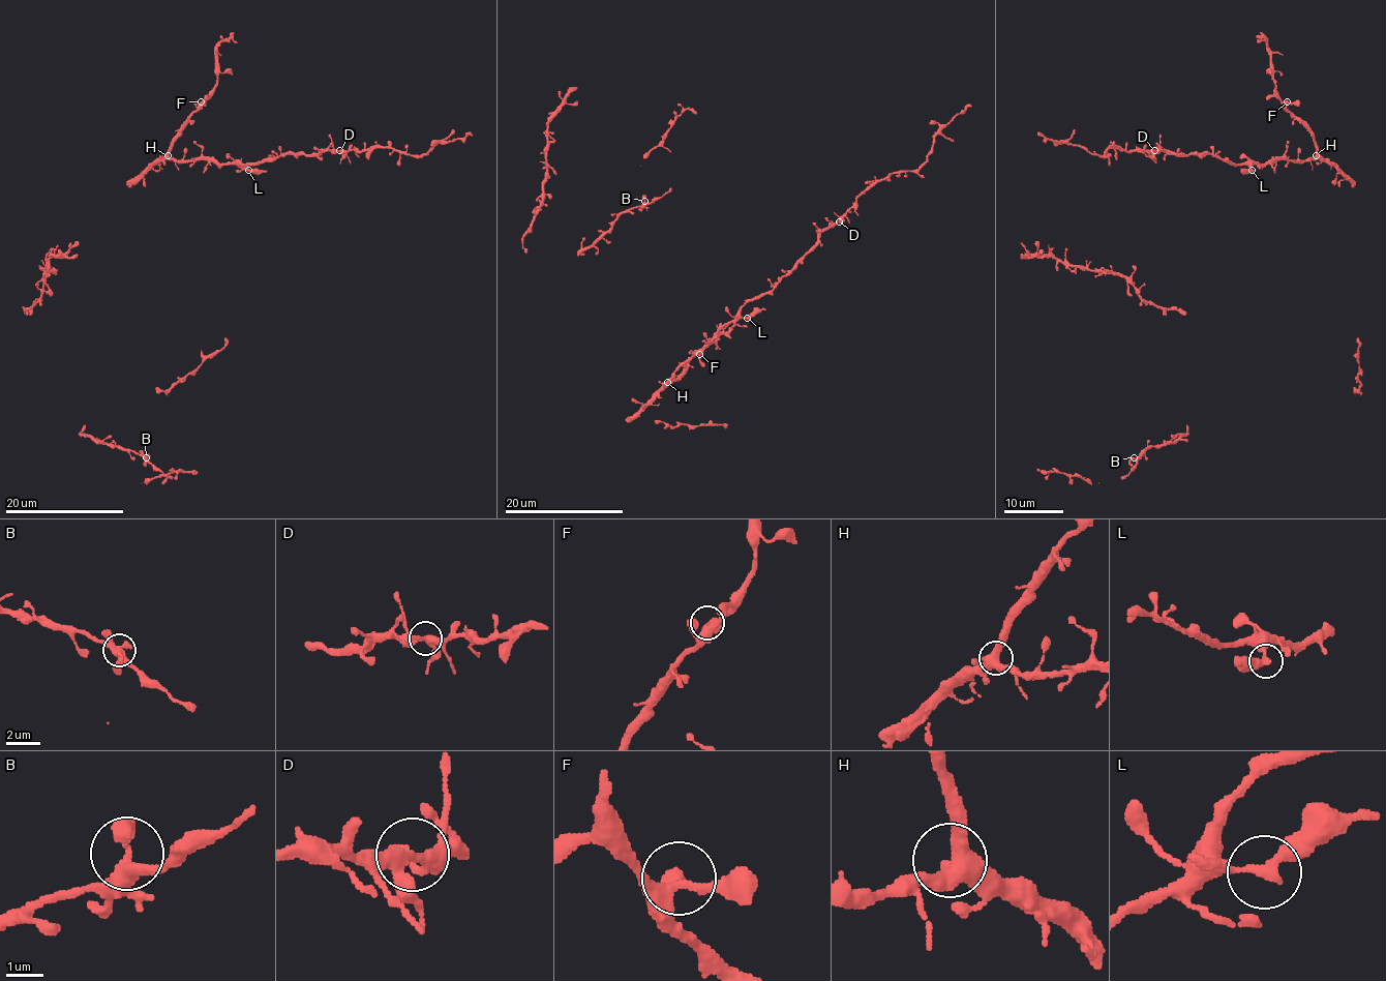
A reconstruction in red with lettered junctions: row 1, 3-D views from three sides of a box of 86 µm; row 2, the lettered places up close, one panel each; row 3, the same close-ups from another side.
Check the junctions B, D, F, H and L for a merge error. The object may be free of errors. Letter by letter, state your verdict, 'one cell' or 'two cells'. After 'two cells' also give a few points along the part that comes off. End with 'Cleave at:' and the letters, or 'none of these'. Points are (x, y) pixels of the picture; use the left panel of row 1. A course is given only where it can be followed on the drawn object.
B: one cell
D: one cell
F: one cell
H: one cell
L: one cell
Cleave at: none of these

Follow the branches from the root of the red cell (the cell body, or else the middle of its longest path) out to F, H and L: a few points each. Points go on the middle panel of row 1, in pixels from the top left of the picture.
F: (633, 398), (648, 405), (699, 354)
H: (633, 398), (644, 405), (667, 382)
L: (633, 398), (645, 405), (671, 375), (726, 324), (747, 318)

